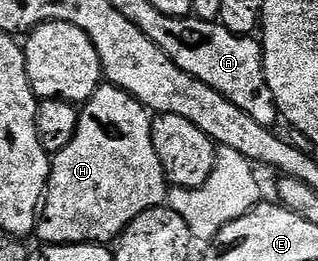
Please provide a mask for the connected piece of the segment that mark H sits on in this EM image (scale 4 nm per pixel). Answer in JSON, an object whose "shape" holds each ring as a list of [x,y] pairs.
{"shape":[[[102,83],[95,91],[95,95],[91,95],[91,99],[80,106],[79,112],[81,118],[77,124],[75,139],[71,139],[71,143],[67,143],[67,147],[63,147],[63,151],[59,151],[52,158],[48,192],[44,196],[43,212],[40,214],[39,224],[35,230],[36,236],[41,236],[40,240],[46,245],[66,245],[67,243],[87,243],[88,241],[98,243],[116,242],[122,231],[131,223],[131,219],[143,215],[143,211],[154,209],[156,205],[164,205],[167,201],[167,178],[163,167],[159,163],[159,155],[155,151],[153,117],[150,110],[146,109],[143,103],[136,101],[127,91],[108,83]]]}

